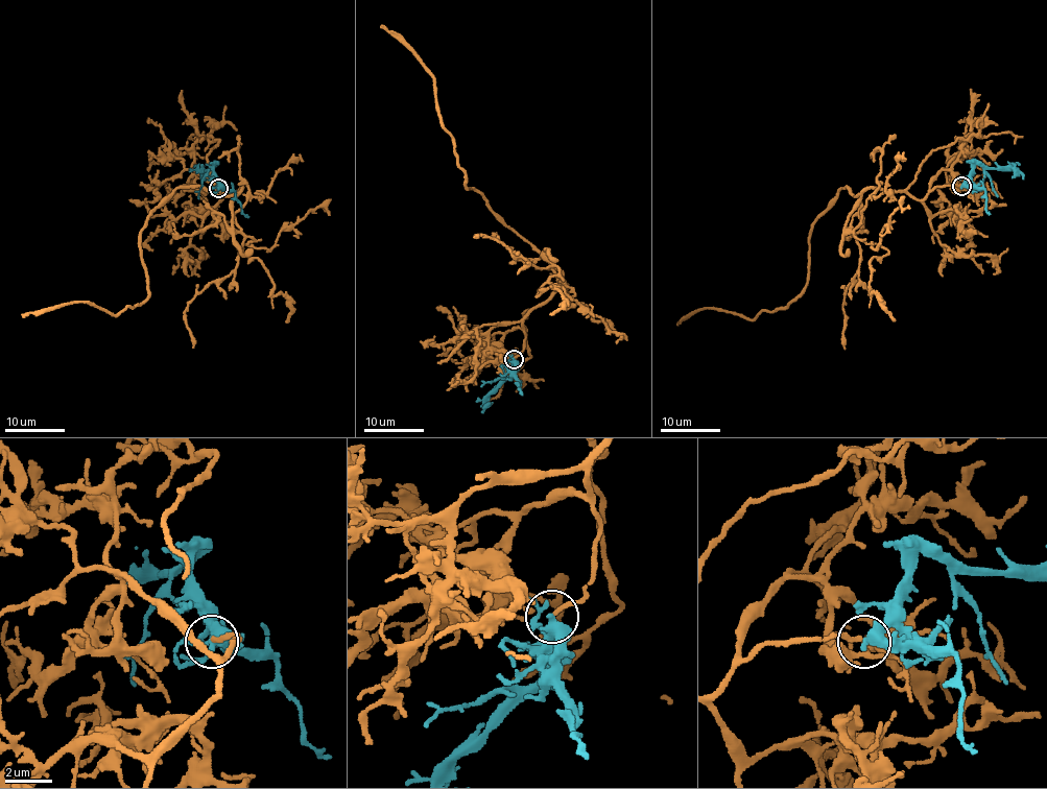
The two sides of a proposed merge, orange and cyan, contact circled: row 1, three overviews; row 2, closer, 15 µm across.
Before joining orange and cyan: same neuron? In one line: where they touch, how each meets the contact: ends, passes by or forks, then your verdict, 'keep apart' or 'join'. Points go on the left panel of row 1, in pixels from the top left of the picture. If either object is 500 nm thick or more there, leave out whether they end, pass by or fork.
at (218, 188); orange ends there; cyan passes by; join

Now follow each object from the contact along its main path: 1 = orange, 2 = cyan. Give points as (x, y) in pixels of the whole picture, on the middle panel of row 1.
1: (514, 358), (523, 349), (523, 316), (551, 294), (560, 270), (465, 188), (433, 75), (381, 25)
2: (514, 359), (510, 372), (485, 402), (482, 412)

